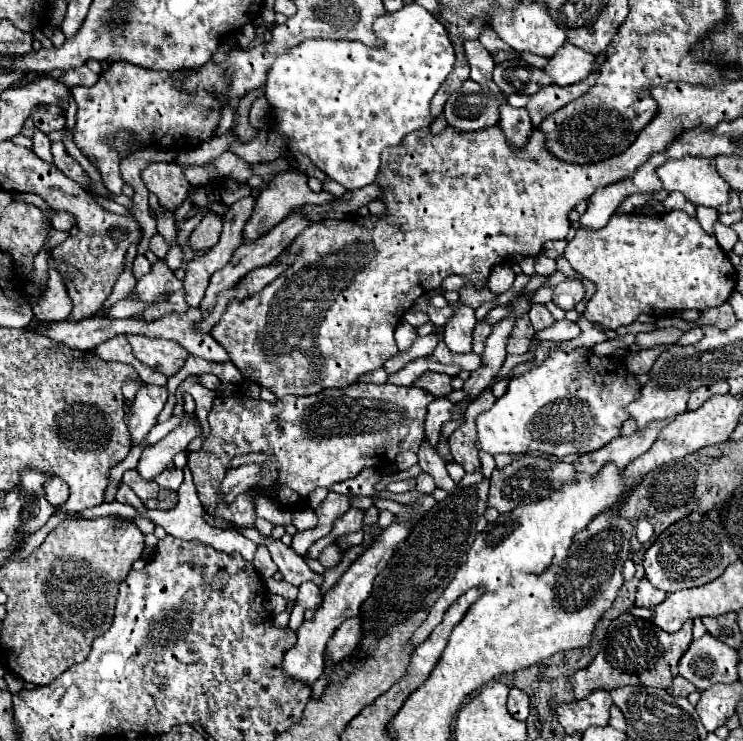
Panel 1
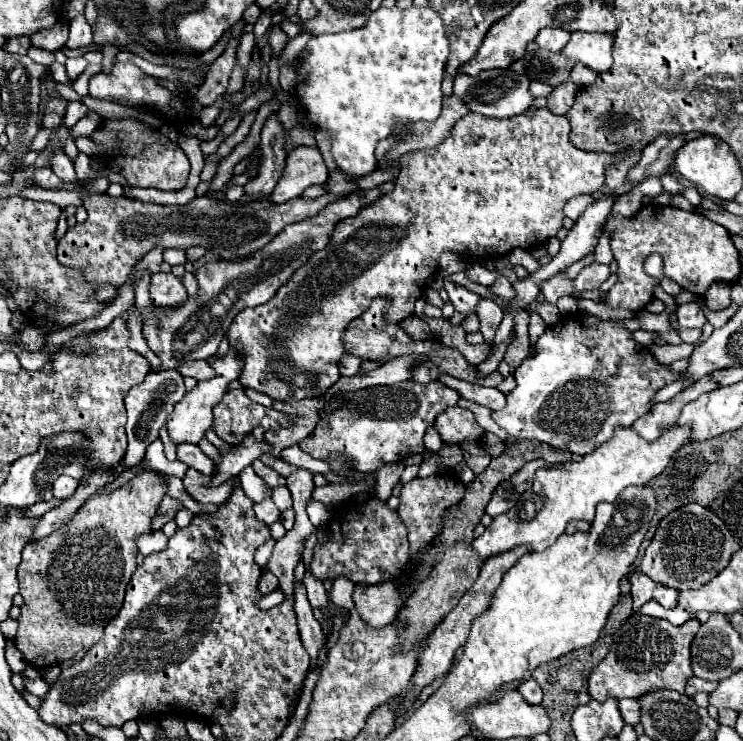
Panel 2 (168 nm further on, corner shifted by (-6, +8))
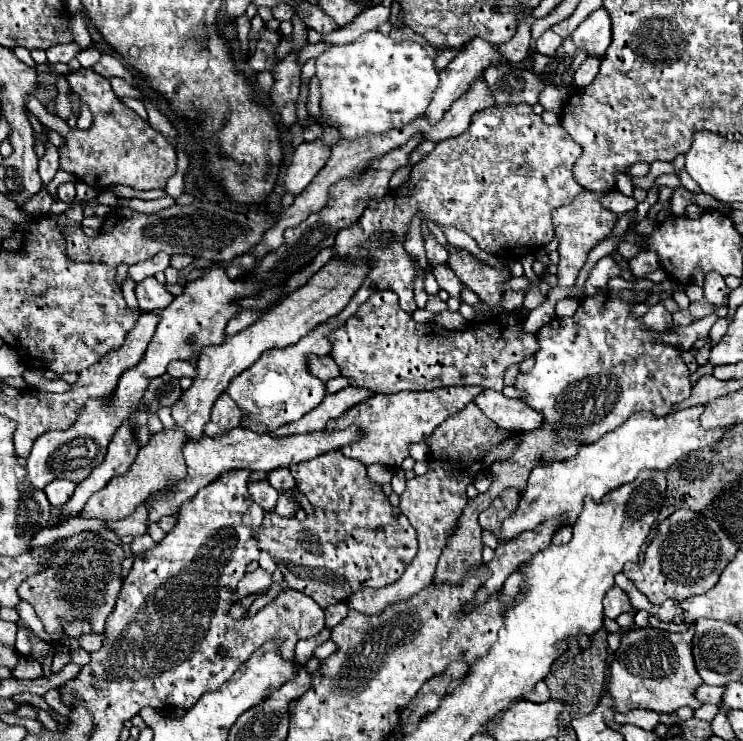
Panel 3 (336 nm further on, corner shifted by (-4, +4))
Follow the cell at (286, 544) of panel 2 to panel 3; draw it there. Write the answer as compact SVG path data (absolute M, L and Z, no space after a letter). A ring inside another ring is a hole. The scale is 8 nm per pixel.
M258 568L258 570L254 570L254 572L248 572L248 574L240 580L236 596L238 596L238 600L240 600L240 598L244 598L244 596L248 596L248 594L252 594L252 592L260 592L260 590L268 588L270 584L272 584L272 574L266 572L266 570L262 570L262 568Z

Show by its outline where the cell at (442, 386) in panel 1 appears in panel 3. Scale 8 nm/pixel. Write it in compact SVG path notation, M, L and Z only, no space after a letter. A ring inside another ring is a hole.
M484 390L474 398L474 404L500 428L523 433L536 430L542 424L542 414L528 408L522 400L510 400L502 392Z

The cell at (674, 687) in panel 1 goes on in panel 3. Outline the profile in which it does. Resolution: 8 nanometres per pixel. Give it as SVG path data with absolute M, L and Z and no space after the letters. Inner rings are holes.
M700 684L696 690L696 700L702 704L720 704L724 694L724 686L706 686Z

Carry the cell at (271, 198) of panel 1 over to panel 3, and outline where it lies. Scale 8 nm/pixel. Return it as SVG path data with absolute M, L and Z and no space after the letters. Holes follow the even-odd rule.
M322 140L314 142L302 142L294 156L290 166L286 168L286 176L282 182L282 188L294 196L298 196L320 172L320 168L330 158L330 148Z

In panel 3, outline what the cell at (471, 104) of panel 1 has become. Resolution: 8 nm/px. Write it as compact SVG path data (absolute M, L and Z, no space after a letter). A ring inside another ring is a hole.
M508 64L490 66L484 72L484 80L494 96L494 106L512 104L536 104L538 94L544 88L542 80L524 68L512 68Z

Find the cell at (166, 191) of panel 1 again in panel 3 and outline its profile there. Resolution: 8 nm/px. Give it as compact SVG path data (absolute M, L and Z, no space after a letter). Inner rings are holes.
M86 68L70 72L66 78L68 84L72 84L72 90L88 102L94 114L90 130L84 132L70 128L58 116L52 116L48 110L44 110L44 106L36 98L28 98L28 108L38 118L38 122L42 126L54 128L66 138L66 146L60 148L60 168L98 190L104 190L104 186L108 188L112 184L124 184L136 190L164 188L166 180L176 174L178 158L174 144L170 144L168 138L156 132L148 122L144 122L134 110L124 106L122 100L112 92L108 78Z

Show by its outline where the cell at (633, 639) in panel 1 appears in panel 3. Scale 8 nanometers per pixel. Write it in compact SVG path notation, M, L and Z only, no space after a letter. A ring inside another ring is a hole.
M634 628L622 636L618 658L610 664L606 696L614 700L614 712L648 708L656 712L674 712L680 706L700 708L694 690L702 684L692 660L690 642L684 634L670 634L658 628Z

